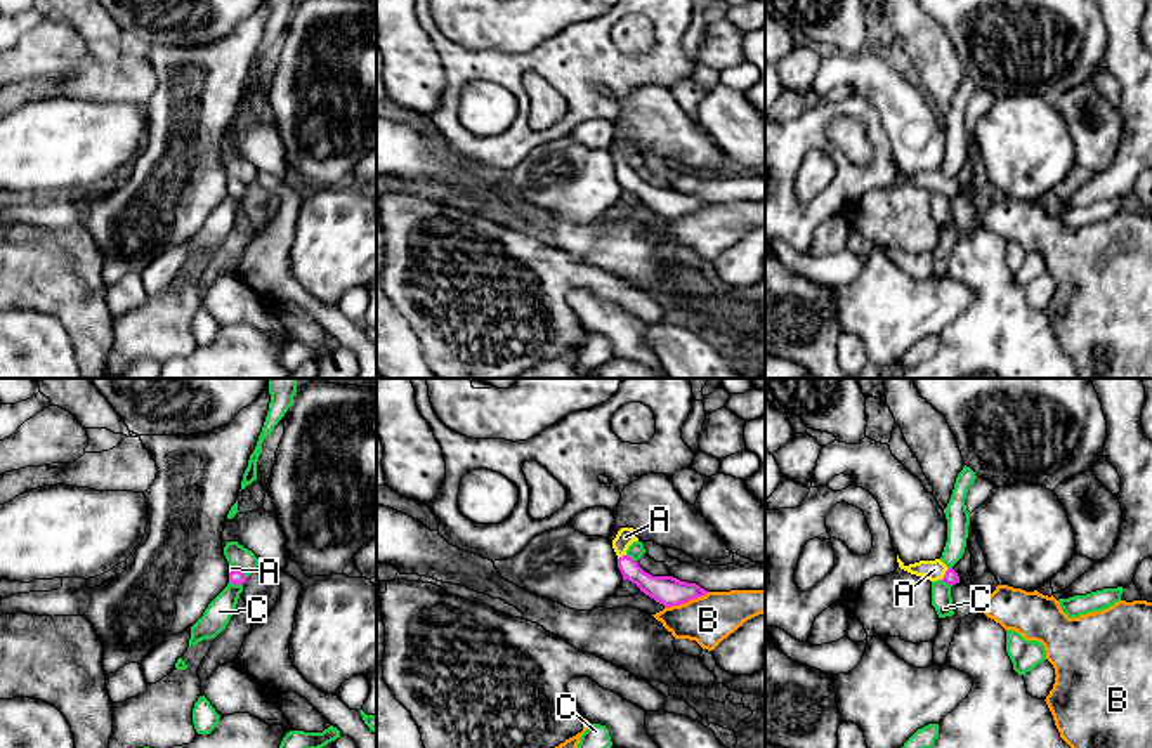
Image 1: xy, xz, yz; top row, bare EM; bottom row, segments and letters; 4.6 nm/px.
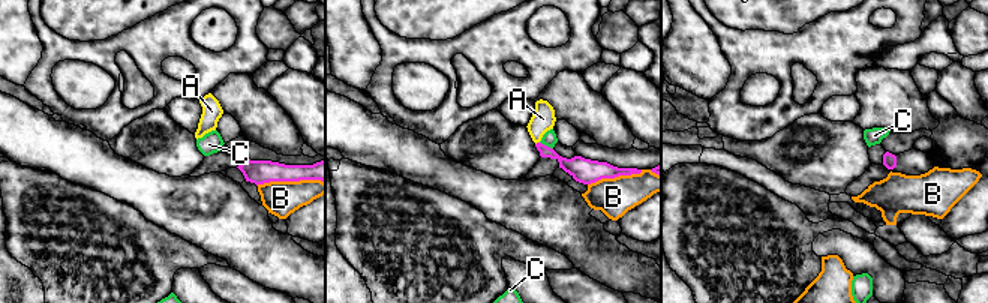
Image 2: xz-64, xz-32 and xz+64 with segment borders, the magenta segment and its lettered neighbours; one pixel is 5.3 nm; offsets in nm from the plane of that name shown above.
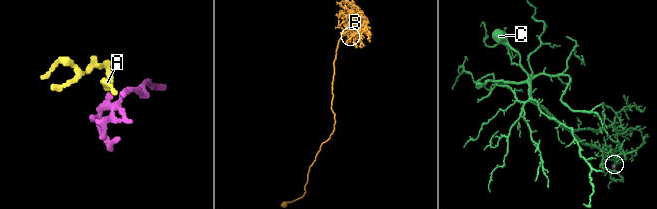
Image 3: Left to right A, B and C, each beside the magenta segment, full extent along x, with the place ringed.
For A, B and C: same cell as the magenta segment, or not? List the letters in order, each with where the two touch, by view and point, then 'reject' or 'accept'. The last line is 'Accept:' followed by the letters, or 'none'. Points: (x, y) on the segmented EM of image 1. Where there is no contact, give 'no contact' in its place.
A: yz (946, 573) | accept
B: xz (686, 601) | reject
C: xy (236, 583) | reject
Accept: A

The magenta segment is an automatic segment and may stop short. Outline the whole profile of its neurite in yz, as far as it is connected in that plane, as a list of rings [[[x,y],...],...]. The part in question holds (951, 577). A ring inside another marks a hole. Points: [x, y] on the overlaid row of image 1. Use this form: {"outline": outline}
{"outline": [[[897,555],[897,562],[899,562],[900,569],[904,569],[911,574],[916,574],[916,576],[925,576],[930,581],[942,580],[951,587],[959,583],[958,573],[952,568],[947,568],[940,559],[920,561],[920,562],[906,566]]]}

